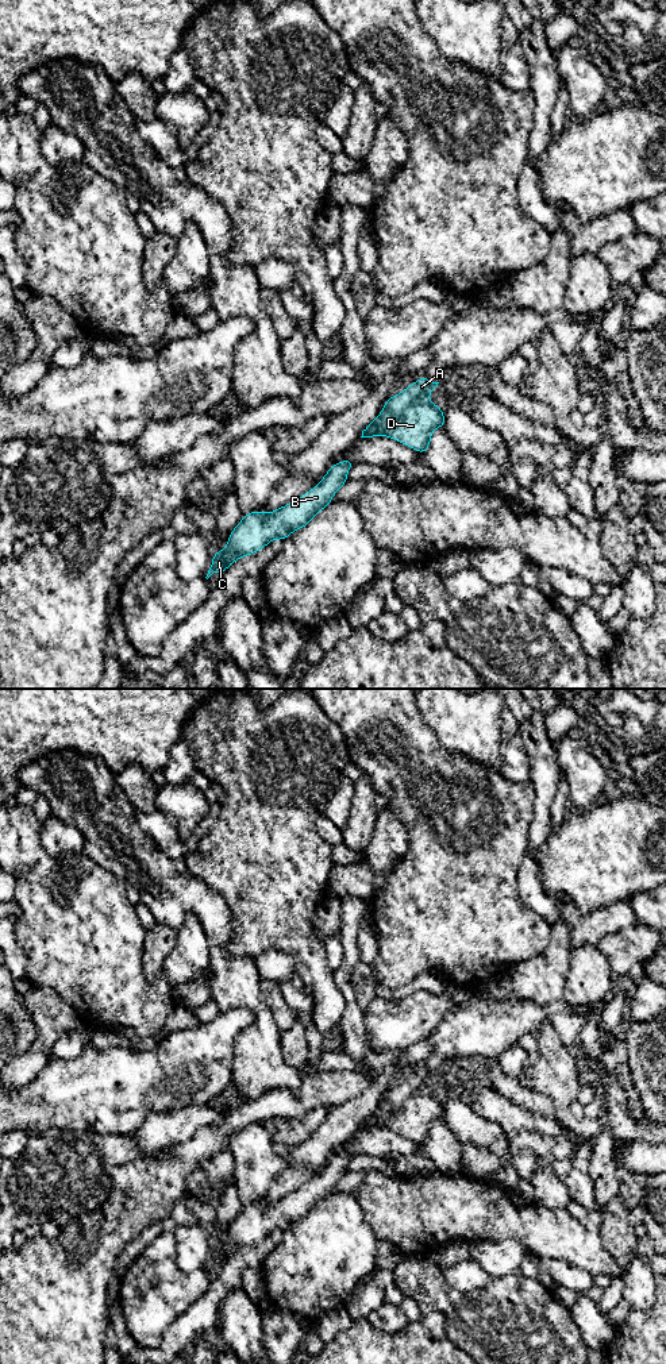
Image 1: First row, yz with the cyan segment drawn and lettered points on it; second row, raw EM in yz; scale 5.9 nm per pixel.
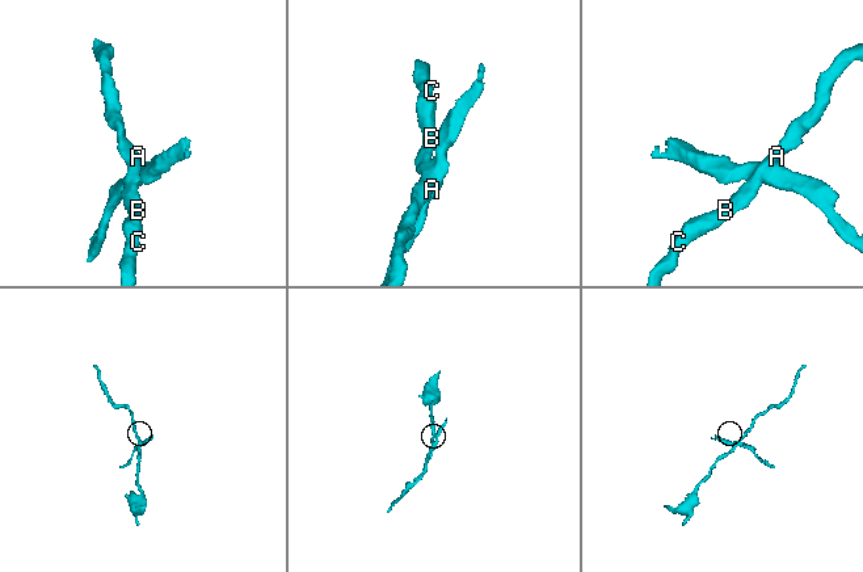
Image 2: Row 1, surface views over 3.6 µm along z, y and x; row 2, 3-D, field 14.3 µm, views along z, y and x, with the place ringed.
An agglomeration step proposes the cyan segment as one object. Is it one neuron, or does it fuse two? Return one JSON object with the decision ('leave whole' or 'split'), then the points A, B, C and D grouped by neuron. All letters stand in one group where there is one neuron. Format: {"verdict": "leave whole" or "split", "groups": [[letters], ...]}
{"verdict": "split", "groups": [["A", "B", "C"], ["D"]]}

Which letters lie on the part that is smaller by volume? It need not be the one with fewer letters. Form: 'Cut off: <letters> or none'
Cut off: D

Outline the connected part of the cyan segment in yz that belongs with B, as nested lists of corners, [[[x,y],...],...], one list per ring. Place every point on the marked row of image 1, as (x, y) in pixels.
[[[351,459],[334,463],[313,489],[290,501],[288,505],[284,505],[269,513],[255,510],[243,515],[240,523],[228,535],[227,546],[213,554],[211,567],[205,578],[208,579],[213,573],[222,574],[238,559],[258,552],[272,540],[285,540],[294,531],[307,527],[322,509],[327,508],[332,502],[334,494],[349,481],[347,473],[354,463],[355,462]]]

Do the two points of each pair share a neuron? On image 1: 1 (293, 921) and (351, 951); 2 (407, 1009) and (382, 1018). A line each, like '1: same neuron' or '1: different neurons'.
1: different neurons
2: same neuron

